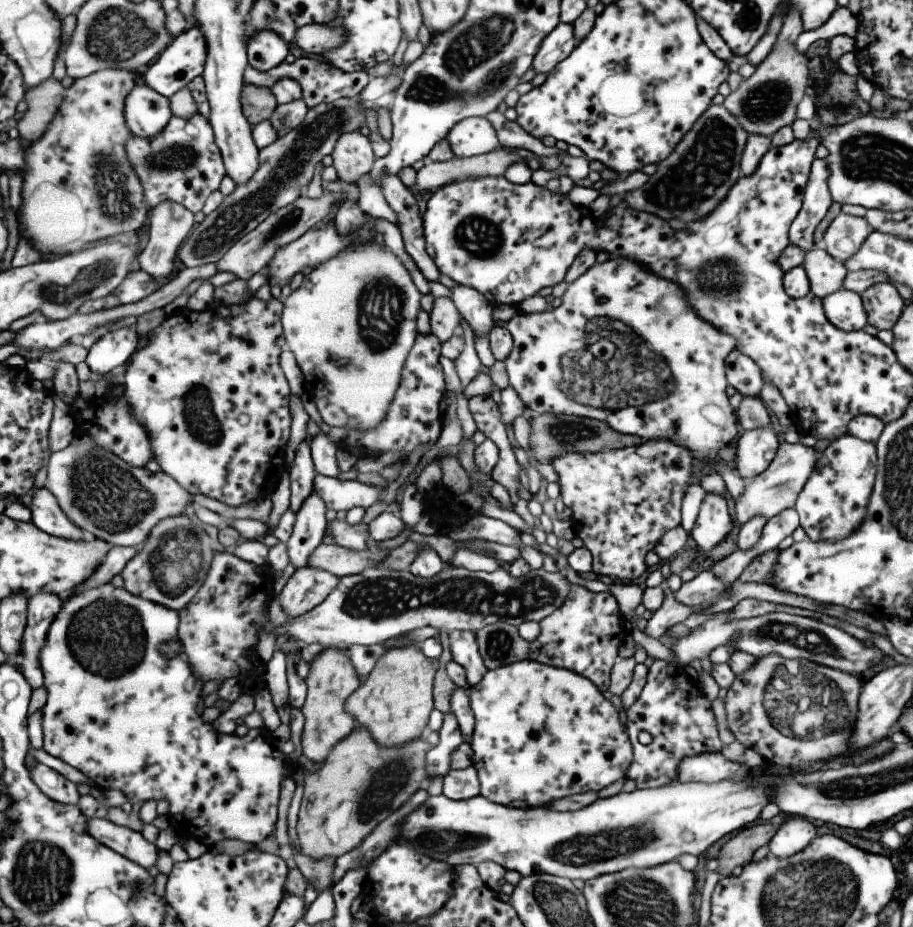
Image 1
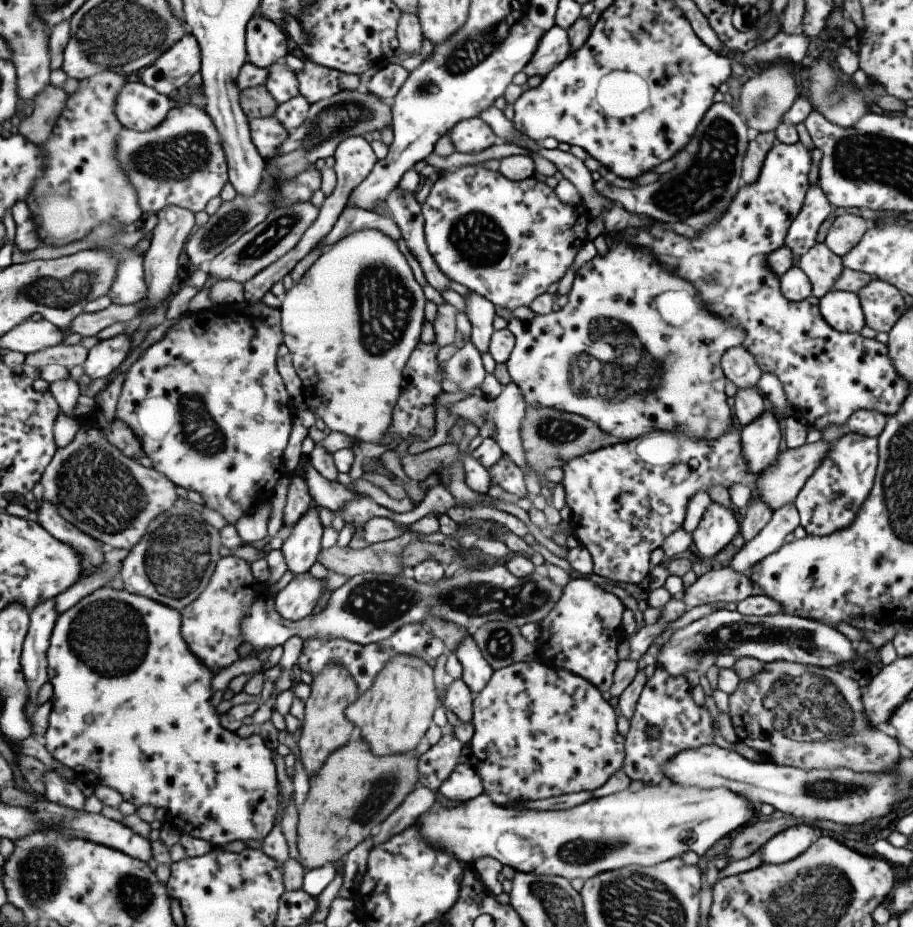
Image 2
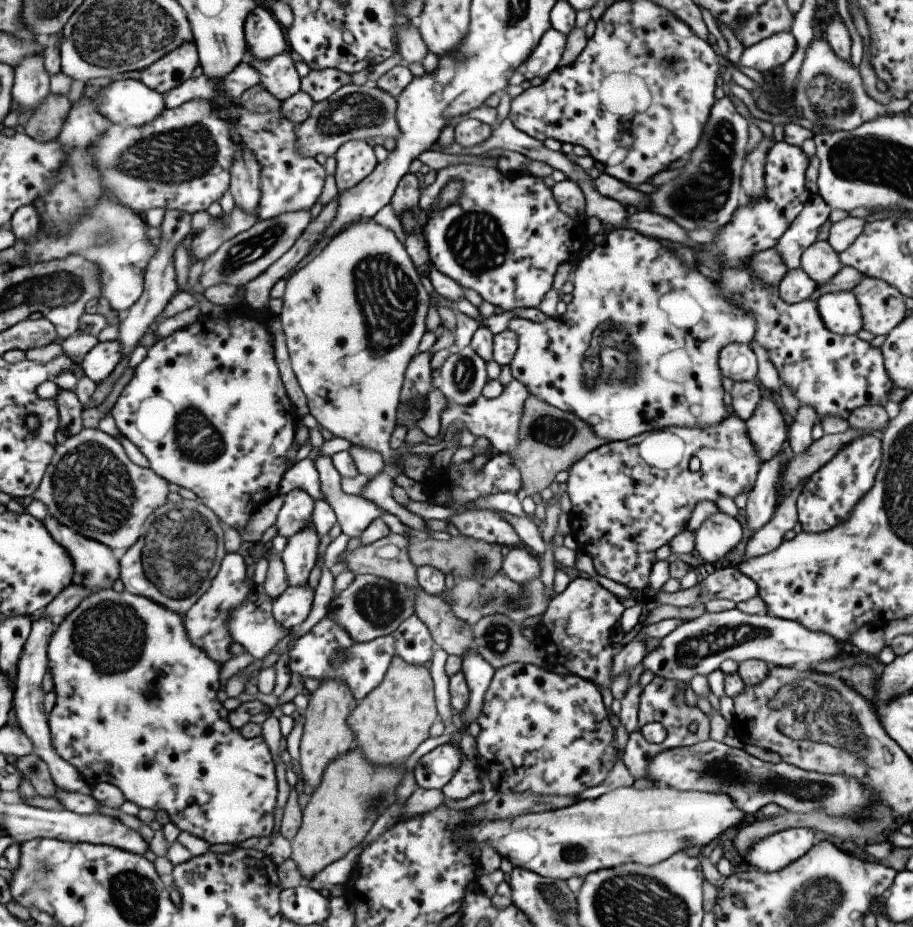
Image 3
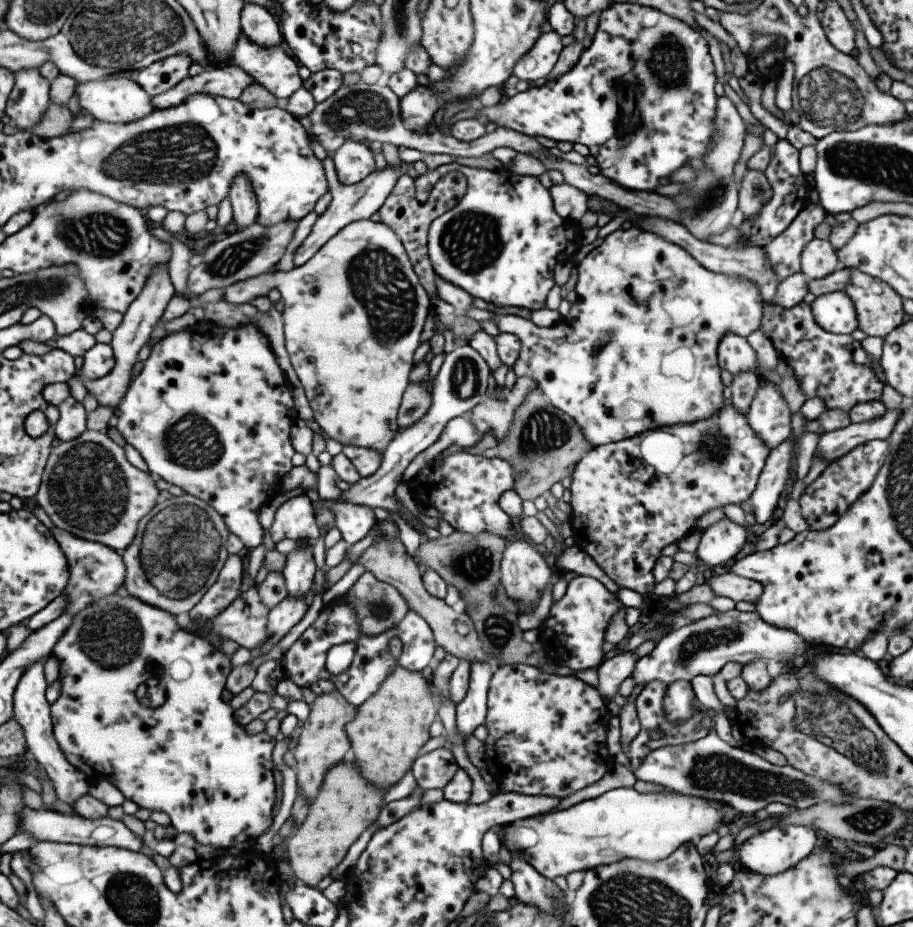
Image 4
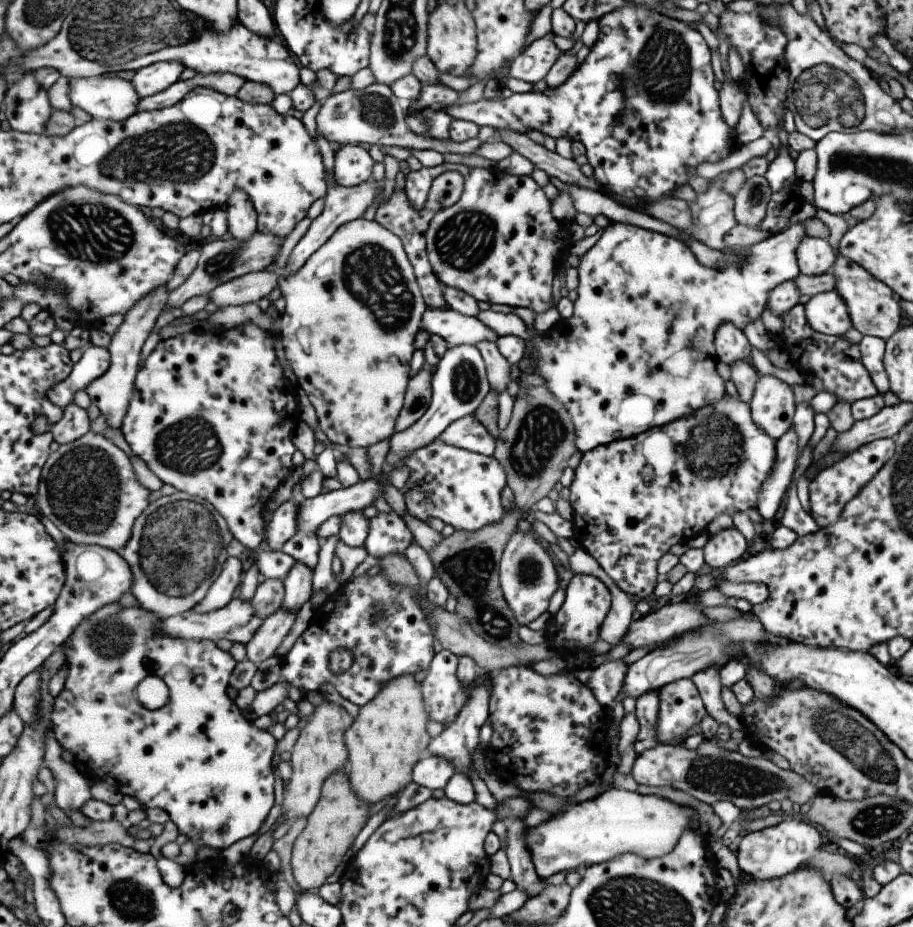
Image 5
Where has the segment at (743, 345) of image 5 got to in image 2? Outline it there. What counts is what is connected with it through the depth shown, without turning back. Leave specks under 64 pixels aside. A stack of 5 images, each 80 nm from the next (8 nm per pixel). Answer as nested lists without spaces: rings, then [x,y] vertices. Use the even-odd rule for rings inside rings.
[[[741,345],[727,349],[720,358],[723,376],[737,389],[755,389],[761,369],[755,359]]]

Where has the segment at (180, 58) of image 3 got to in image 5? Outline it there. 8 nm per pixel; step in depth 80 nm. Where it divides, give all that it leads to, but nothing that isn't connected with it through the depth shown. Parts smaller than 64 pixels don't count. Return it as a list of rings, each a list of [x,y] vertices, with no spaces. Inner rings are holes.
[[[161,61],[135,72],[131,82],[143,97],[156,95],[179,82],[186,64],[181,61]]]

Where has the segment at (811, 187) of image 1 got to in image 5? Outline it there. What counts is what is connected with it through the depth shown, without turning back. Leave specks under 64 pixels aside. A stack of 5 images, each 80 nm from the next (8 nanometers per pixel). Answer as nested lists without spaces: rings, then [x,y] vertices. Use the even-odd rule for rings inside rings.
[[[610,222],[610,224],[604,228],[595,245],[588,249],[578,260],[579,263],[576,267],[578,272],[577,297],[576,300],[572,302],[572,315],[568,319],[560,319],[557,324],[551,326],[551,328],[545,332],[535,332],[531,336],[525,327],[525,322],[522,322],[519,317],[511,313],[496,313],[488,309],[486,311],[479,311],[474,317],[478,318],[499,337],[503,335],[515,335],[521,338],[521,340],[524,340],[527,356],[514,366],[515,374],[520,374],[524,367],[529,366],[529,364],[531,364],[531,360],[529,359],[531,358],[531,354],[537,353],[537,364],[534,373],[545,381],[544,385],[547,387],[547,390],[568,412],[574,428],[574,445],[580,453],[584,453],[594,449],[596,446],[606,445],[619,439],[634,437],[635,435],[641,434],[643,430],[657,428],[657,426],[666,425],[674,420],[686,418],[687,415],[691,415],[697,409],[715,404],[719,399],[722,399],[724,394],[724,381],[715,371],[717,358],[715,352],[713,352],[713,344],[711,344],[713,332],[723,323],[731,323],[738,329],[742,329],[756,318],[760,318],[761,312],[763,312],[763,309],[767,306],[768,292],[782,282],[794,280],[799,274],[795,249],[805,236],[803,223],[791,223],[790,227],[766,237],[750,247],[729,247],[736,253],[743,253],[746,256],[746,263],[741,267],[729,265],[726,269],[717,270],[701,266],[687,248],[687,245],[684,245],[677,239],[663,236],[661,233],[651,232],[650,230],[642,229],[635,225]]]

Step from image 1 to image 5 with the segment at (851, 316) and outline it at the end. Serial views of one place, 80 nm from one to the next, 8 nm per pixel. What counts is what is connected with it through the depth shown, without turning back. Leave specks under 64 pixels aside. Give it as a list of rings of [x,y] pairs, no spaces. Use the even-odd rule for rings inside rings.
[[[834,290],[812,296],[803,308],[809,326],[817,333],[843,337],[852,327],[846,302]]]

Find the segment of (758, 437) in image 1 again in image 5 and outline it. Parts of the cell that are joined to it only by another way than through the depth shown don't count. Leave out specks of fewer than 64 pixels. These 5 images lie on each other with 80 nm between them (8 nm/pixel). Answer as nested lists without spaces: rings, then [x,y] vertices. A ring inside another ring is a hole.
[[[759,375],[748,402],[752,423],[772,441],[791,428],[795,405],[789,386],[767,375]]]

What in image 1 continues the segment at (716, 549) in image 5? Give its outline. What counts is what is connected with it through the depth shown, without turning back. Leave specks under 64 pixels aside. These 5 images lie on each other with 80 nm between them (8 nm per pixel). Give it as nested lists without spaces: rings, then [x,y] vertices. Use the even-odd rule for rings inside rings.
[[[706,493],[699,506],[693,529],[688,536],[701,551],[709,551],[722,541],[732,529],[732,520],[724,496]]]

